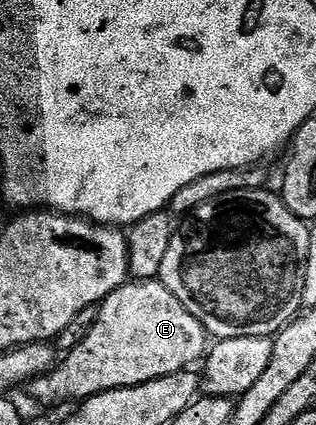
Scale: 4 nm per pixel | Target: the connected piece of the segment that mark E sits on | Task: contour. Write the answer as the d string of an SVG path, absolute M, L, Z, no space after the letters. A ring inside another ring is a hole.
M127 281L102 300L92 333L88 333L88 337L84 337L76 349L65 352L60 362L51 367L46 375L34 376L28 384L28 390L38 403L73 404L105 391L140 385L156 377L168 377L177 371L193 368L193 363L197 364L207 350L208 336L201 321L192 317L192 313L180 305L178 298L165 285L160 281Z

